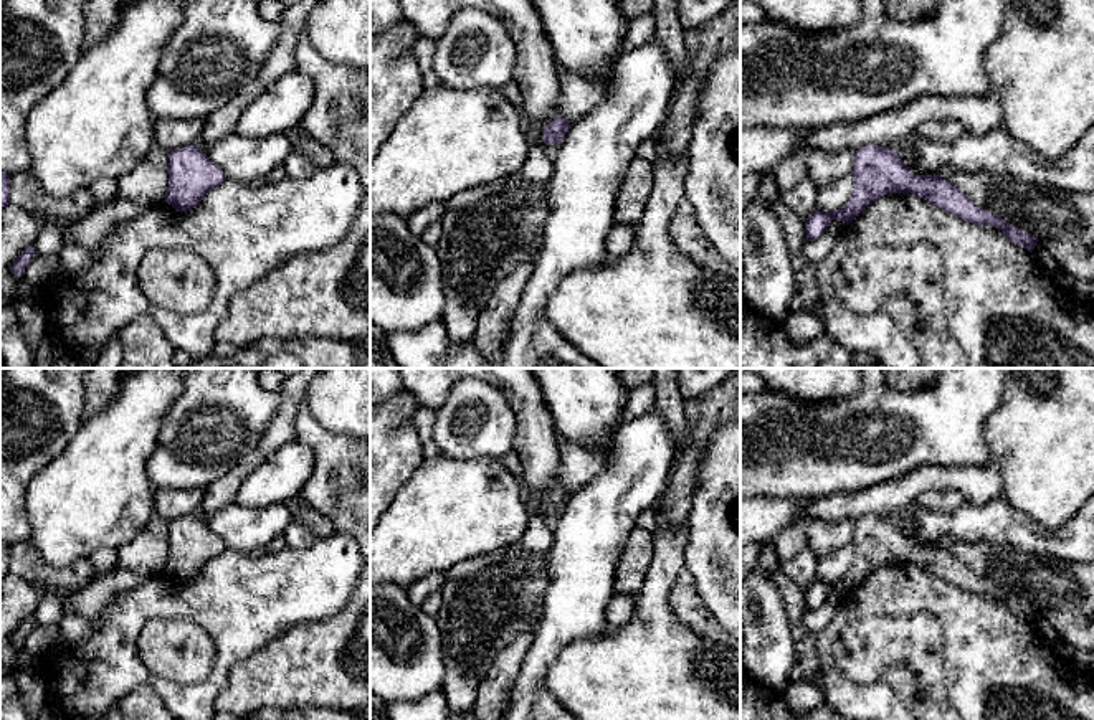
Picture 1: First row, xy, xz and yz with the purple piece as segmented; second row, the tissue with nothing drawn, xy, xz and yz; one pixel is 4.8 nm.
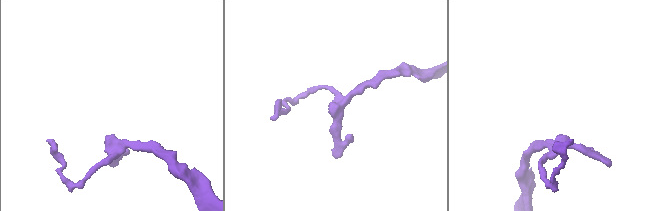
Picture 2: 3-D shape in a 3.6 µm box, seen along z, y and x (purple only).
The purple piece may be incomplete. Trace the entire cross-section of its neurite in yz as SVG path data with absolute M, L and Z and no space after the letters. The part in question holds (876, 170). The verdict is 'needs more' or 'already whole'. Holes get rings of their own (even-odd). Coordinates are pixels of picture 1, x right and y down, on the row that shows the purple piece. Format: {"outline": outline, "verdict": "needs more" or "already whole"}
{"outline": "M864 145L858 149L851 175L854 178L854 190L848 203L831 213L820 210L811 213L806 218L806 241L828 231L831 220L841 220L846 225L851 223L868 205L887 193L914 193L967 223L1000 228L1006 238L1030 253L1033 253L1039 241L1031 233L977 206L949 180L939 175L914 175L892 149L881 145Z", "verdict": "already whole"}

